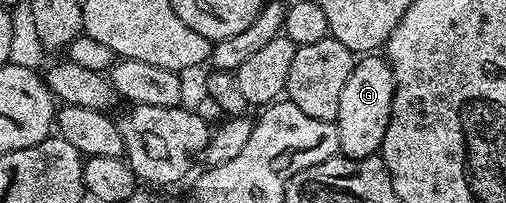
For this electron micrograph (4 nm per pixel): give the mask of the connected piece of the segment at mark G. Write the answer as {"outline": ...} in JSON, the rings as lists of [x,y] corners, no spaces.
{"outline":[[[363,55],[356,60],[349,80],[341,91],[335,126],[339,132],[339,153],[349,159],[374,157],[382,150],[385,131],[391,122],[395,80],[391,64],[383,55]]]}

